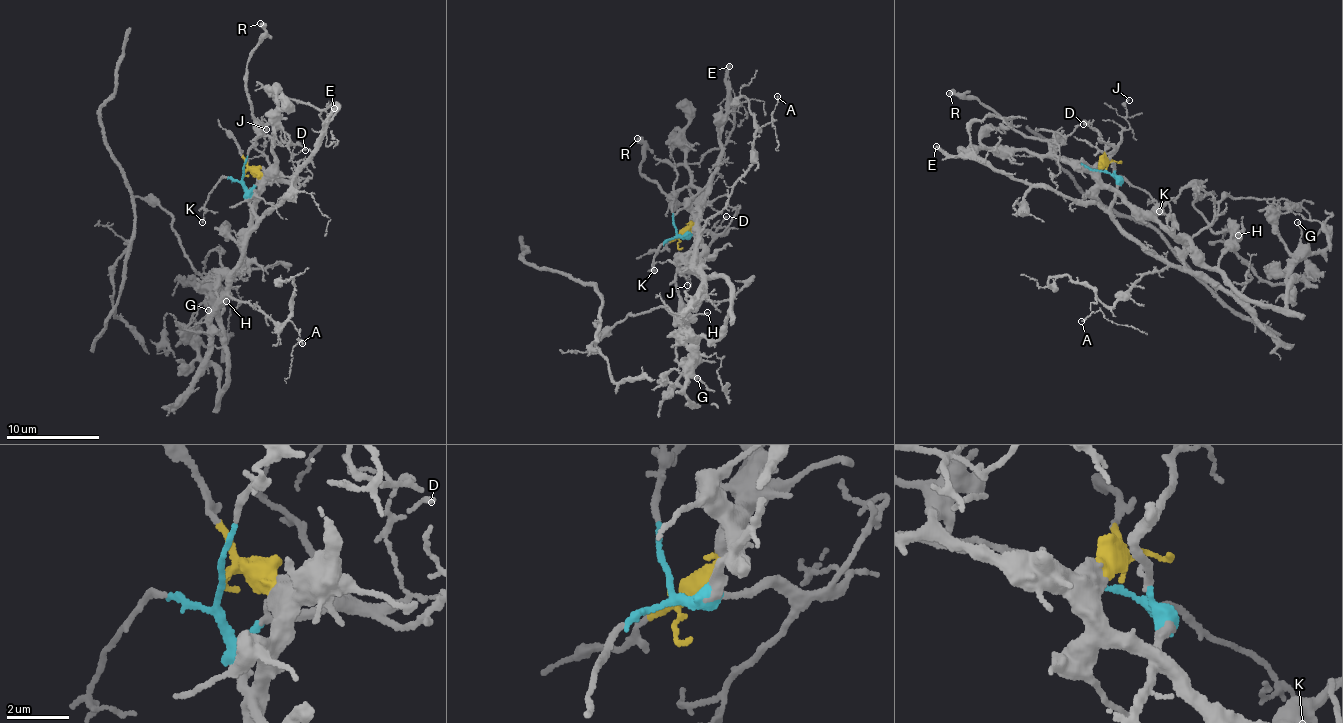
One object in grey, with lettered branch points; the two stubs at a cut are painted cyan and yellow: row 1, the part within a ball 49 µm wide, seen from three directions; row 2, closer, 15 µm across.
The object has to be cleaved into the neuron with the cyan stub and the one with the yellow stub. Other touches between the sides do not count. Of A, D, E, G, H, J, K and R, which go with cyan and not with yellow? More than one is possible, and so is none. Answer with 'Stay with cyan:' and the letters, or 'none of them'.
Stay with cyan: A, D, E, J, K

